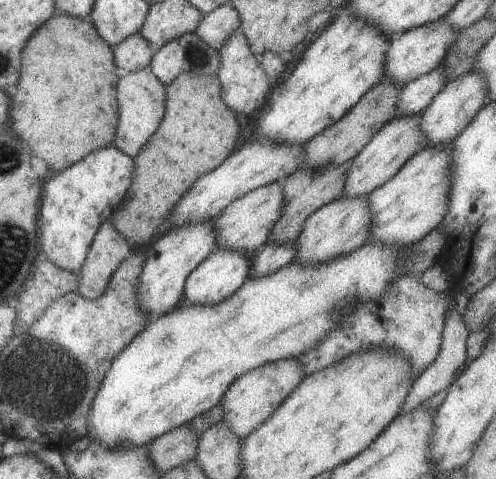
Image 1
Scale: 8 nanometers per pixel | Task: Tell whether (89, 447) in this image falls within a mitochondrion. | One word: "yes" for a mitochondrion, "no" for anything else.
no

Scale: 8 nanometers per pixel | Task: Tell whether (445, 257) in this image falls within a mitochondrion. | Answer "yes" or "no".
no

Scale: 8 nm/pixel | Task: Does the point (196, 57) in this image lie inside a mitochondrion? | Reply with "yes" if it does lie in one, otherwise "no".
yes

